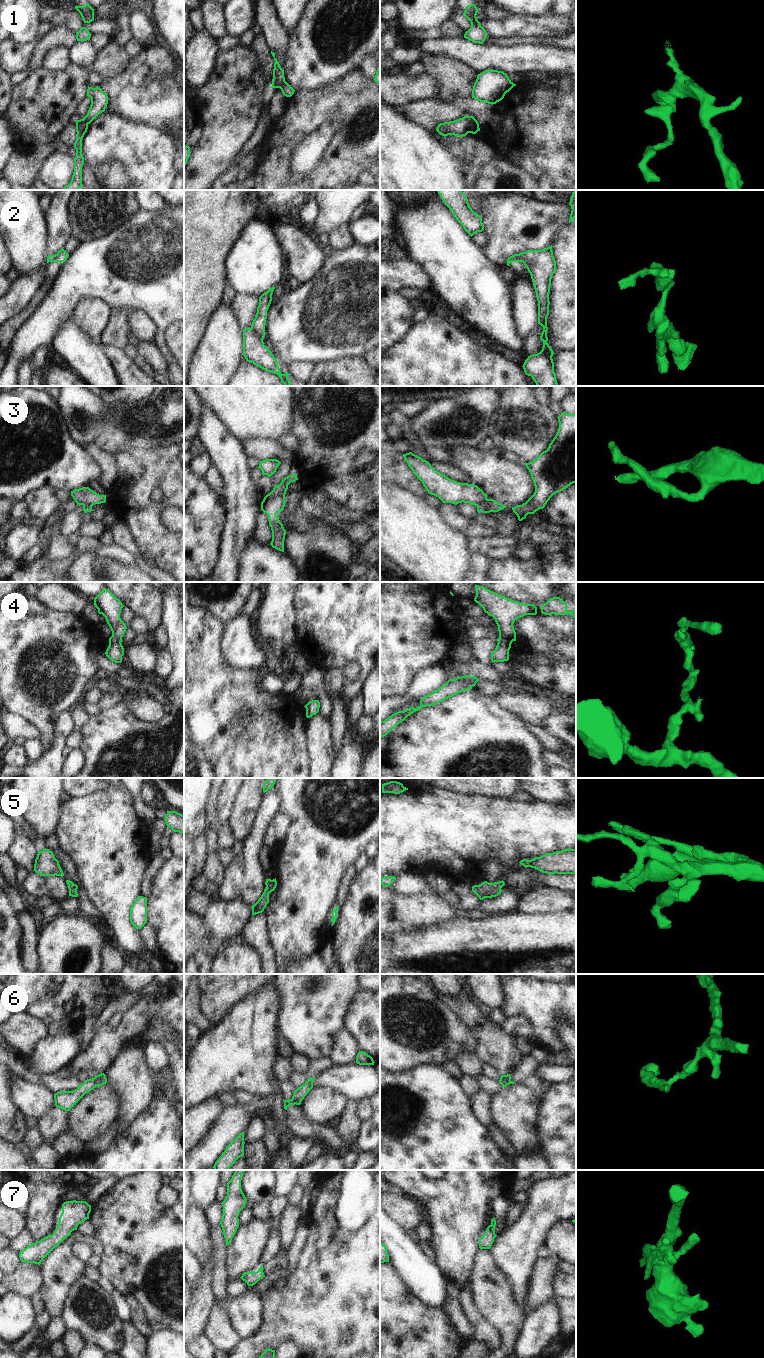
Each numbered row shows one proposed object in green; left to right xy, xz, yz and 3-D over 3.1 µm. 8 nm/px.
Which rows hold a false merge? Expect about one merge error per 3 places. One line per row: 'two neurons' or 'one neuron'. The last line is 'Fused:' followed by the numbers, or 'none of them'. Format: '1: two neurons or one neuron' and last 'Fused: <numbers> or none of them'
1: two neurons
2: two neurons
3: two neurons
4: one neuron
5: one neuron
6: two neurons
7: one neuron
Fused: 1, 2, 3, 6

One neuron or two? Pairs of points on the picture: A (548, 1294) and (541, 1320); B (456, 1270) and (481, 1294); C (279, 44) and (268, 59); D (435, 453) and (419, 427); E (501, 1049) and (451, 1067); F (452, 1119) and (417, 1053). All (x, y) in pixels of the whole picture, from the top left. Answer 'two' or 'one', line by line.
A: two
B: two
C: two
D: two
E: two
F: two

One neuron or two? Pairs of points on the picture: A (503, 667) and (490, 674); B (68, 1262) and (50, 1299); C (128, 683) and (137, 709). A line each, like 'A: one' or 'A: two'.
A: two
B: one
C: two

